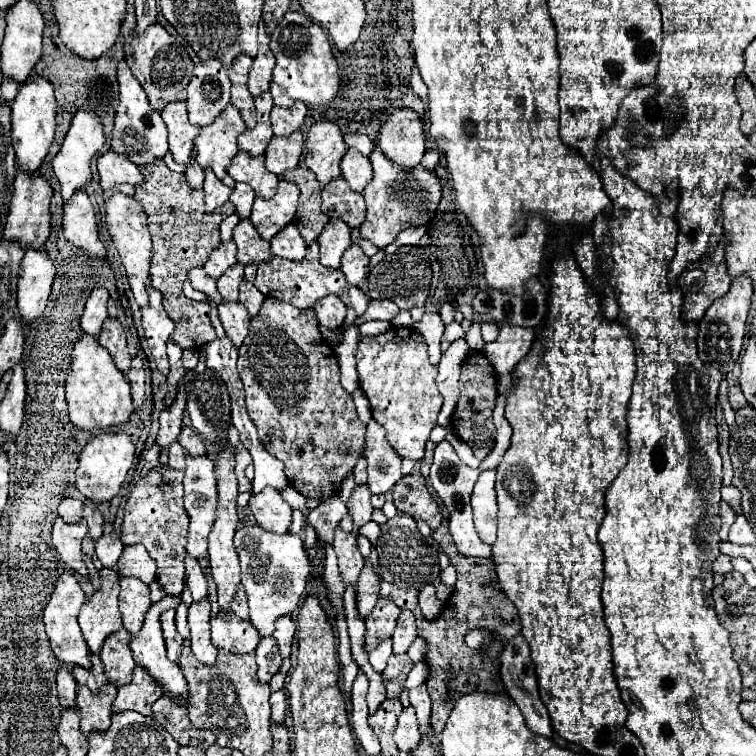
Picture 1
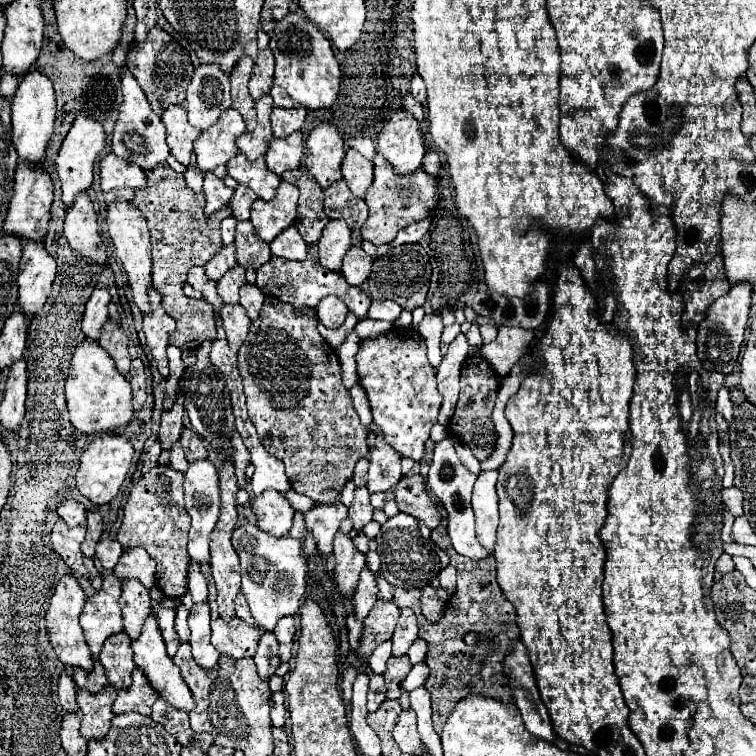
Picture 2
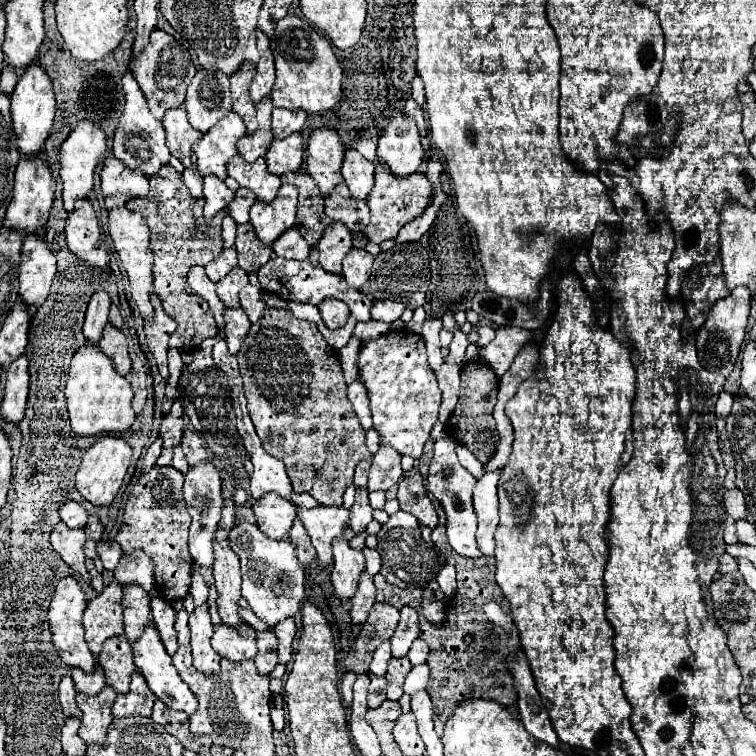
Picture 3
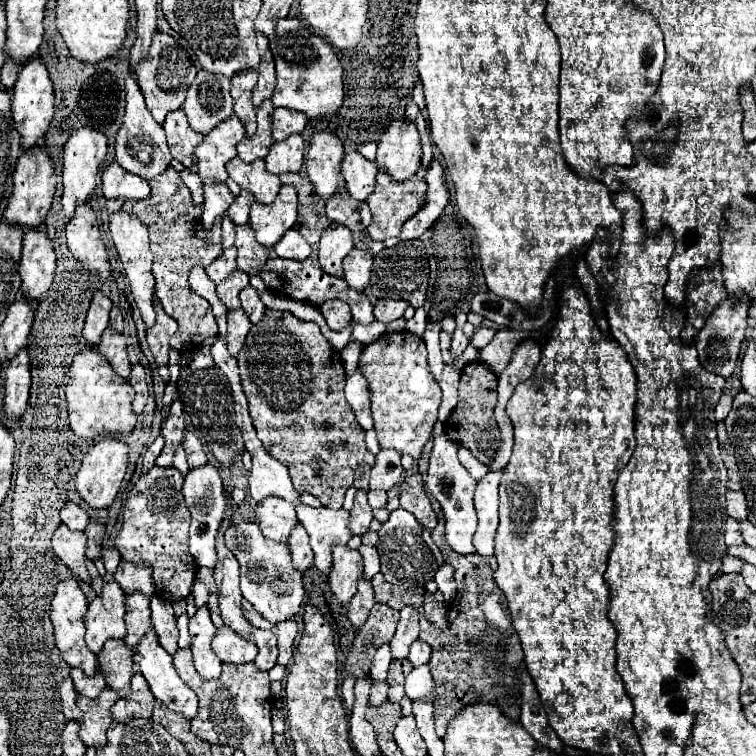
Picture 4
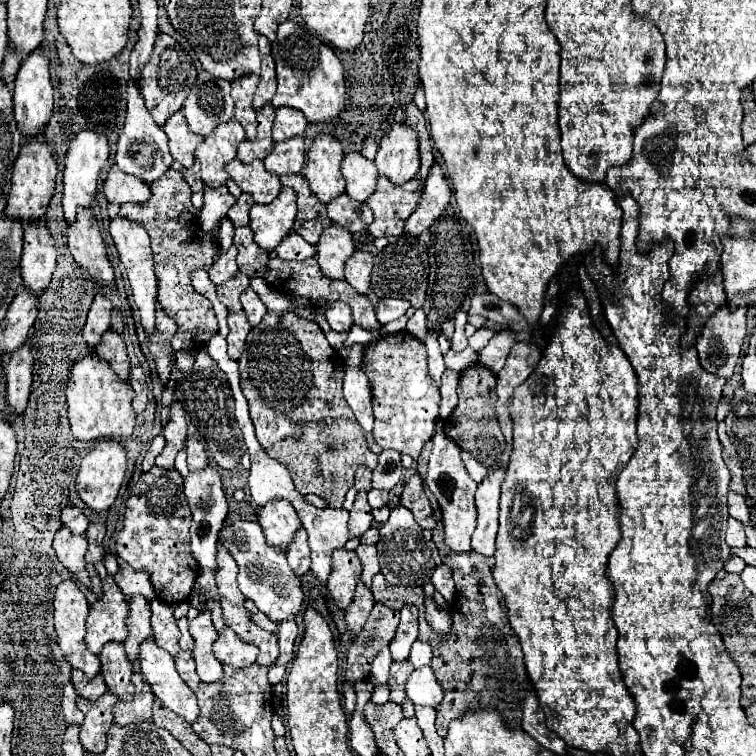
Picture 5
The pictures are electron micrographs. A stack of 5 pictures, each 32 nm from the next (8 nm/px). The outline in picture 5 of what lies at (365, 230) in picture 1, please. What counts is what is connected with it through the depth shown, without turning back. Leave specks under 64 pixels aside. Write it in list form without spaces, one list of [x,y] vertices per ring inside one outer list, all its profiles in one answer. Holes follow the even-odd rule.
[[[378,176],[378,186],[366,200],[374,212],[374,222],[368,226],[368,232],[374,238],[400,236],[402,226],[416,210],[422,192],[424,184],[418,178],[404,184],[392,184],[386,176]]]

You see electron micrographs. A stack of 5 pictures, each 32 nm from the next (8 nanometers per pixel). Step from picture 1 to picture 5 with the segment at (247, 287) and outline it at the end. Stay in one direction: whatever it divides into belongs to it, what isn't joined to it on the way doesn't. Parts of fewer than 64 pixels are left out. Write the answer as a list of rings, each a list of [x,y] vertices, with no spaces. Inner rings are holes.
[[[250,286],[240,294],[240,302],[242,302],[242,308],[244,308],[246,316],[248,316],[248,322],[250,322],[252,326],[260,324],[262,316],[266,314],[266,306],[260,302],[258,294],[256,294]]]

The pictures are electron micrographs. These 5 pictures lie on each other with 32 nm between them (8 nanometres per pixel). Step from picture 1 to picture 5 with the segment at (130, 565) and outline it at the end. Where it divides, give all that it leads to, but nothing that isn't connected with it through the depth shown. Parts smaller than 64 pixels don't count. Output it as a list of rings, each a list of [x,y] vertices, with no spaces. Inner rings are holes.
[[[122,562],[118,572],[114,574],[116,584],[120,586],[120,590],[130,598],[134,594],[142,594],[146,598],[154,598],[154,586],[150,582],[150,574],[146,570],[134,570],[130,564]]]

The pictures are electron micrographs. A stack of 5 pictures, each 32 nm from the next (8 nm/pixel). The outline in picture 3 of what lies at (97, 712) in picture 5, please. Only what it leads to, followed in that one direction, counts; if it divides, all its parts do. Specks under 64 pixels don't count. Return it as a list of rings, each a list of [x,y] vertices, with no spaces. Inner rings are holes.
[[[106,686],[100,694],[88,696],[84,692],[76,694],[78,708],[82,710],[82,724],[80,724],[80,738],[86,744],[104,744],[106,730],[112,722],[112,704],[116,700],[116,690]]]

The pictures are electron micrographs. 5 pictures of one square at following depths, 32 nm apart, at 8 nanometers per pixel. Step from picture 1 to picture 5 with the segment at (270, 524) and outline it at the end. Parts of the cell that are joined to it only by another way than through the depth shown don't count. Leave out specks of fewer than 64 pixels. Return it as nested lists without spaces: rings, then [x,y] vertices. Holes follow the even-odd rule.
[[[276,498],[260,506],[256,514],[258,514],[258,524],[262,526],[266,540],[270,544],[288,548],[294,532],[300,528],[300,518],[296,516],[296,510],[292,508],[292,504]]]

